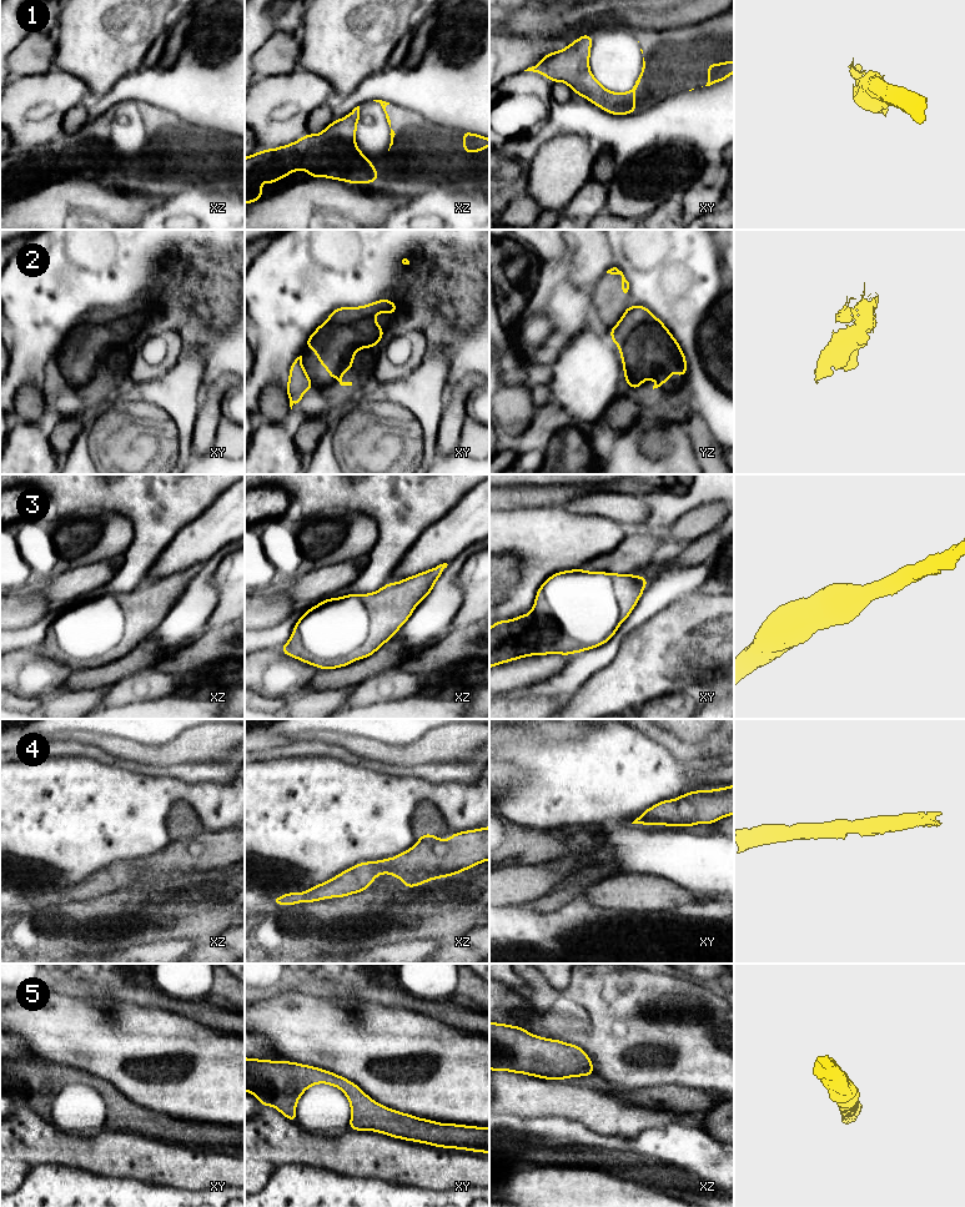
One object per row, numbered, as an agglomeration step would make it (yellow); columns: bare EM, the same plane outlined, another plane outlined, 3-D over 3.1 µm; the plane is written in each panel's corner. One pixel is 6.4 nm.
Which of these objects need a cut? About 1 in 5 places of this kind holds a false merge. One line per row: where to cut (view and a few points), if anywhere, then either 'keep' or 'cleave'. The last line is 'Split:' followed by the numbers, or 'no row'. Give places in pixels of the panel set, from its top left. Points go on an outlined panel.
1: no cut | keep
2: no cut | keep
3: no cut | keep
4: no cut | keep
5: no cut | keep
Split: no row

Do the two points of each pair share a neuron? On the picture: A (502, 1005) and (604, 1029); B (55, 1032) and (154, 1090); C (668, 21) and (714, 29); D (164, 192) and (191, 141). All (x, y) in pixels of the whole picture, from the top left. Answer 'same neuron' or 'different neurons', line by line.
A: different neurons
B: same neuron
C: different neurons
D: different neurons

